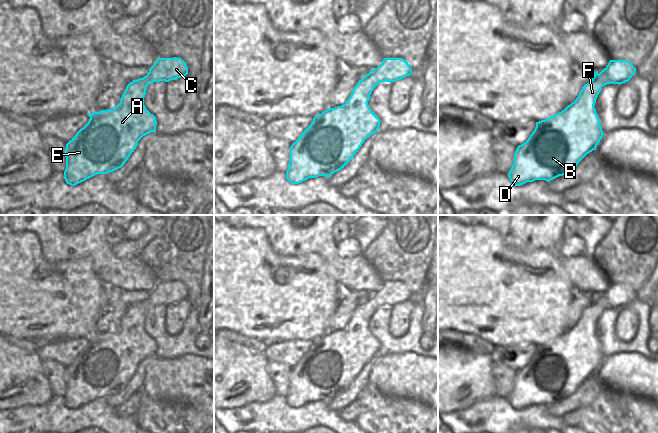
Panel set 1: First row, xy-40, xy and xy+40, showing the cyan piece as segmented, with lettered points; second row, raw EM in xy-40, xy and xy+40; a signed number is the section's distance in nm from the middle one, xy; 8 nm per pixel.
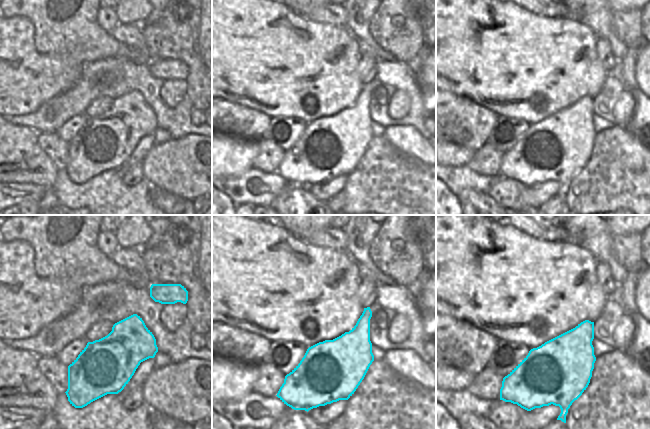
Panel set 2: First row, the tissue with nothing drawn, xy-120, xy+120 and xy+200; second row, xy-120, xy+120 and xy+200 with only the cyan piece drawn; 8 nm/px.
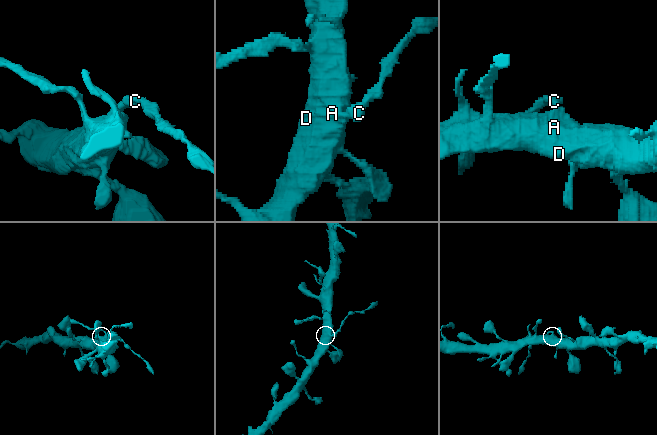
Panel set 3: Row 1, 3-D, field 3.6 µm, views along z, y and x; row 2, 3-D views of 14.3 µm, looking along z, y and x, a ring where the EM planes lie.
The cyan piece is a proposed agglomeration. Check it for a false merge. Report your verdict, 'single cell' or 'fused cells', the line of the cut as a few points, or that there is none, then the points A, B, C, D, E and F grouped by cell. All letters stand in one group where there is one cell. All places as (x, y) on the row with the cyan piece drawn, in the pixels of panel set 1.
fused cells; cut xy (370, 71), (373, 73), (375, 82), (384, 81); groups A B D E F / C

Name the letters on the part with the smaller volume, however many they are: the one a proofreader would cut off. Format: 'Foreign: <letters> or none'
Foreign: C

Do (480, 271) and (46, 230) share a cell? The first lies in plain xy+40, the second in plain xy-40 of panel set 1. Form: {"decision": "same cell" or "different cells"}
{"decision": "different cells"}

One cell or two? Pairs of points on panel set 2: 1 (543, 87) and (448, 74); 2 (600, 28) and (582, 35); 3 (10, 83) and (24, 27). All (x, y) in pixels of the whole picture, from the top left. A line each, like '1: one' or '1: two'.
1: one
2: two
3: one

